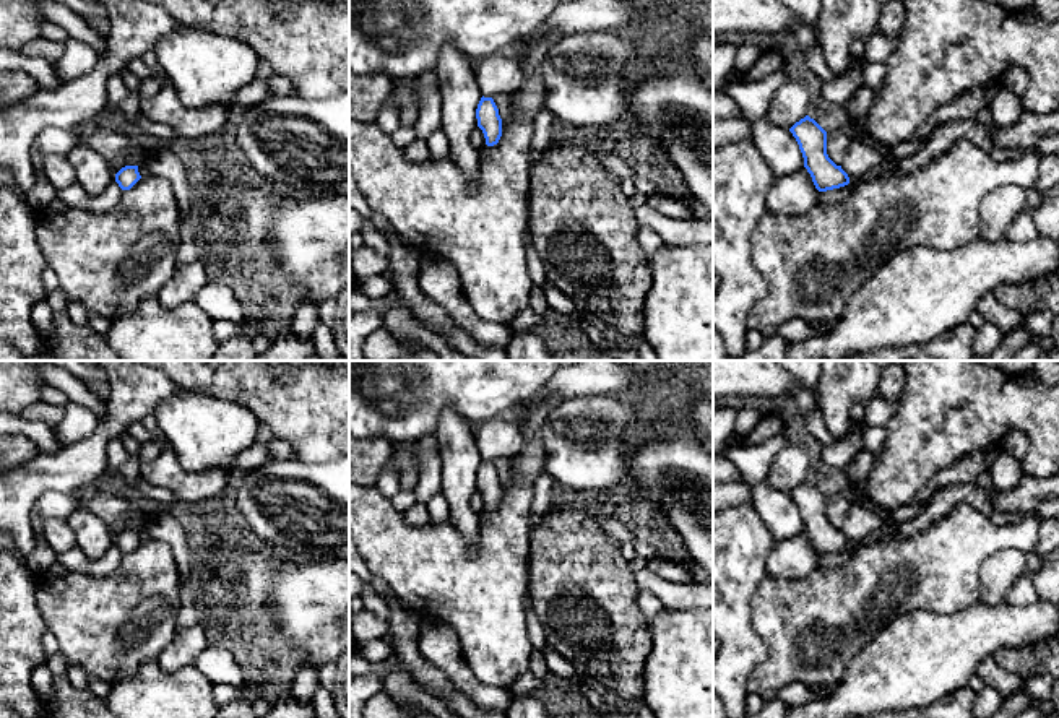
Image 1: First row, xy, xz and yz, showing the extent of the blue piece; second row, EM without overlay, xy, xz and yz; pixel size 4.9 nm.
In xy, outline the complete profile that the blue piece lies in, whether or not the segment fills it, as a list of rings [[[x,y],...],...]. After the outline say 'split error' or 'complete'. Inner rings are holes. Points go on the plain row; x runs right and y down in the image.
[[[125,530],[115,538],[115,546],[122,554],[130,554],[140,543],[138,530]]]; complete

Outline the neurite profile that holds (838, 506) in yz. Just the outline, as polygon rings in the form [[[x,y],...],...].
[[[827,495],[827,518],[836,528],[841,530],[848,512],[851,507],[851,500],[845,495]]]

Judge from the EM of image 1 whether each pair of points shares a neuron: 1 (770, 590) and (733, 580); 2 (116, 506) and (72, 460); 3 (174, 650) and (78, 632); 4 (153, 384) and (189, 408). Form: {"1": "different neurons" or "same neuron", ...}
{"1": "different neurons", "2": "different neurons", "3": "different neurons", "4": "different neurons"}

